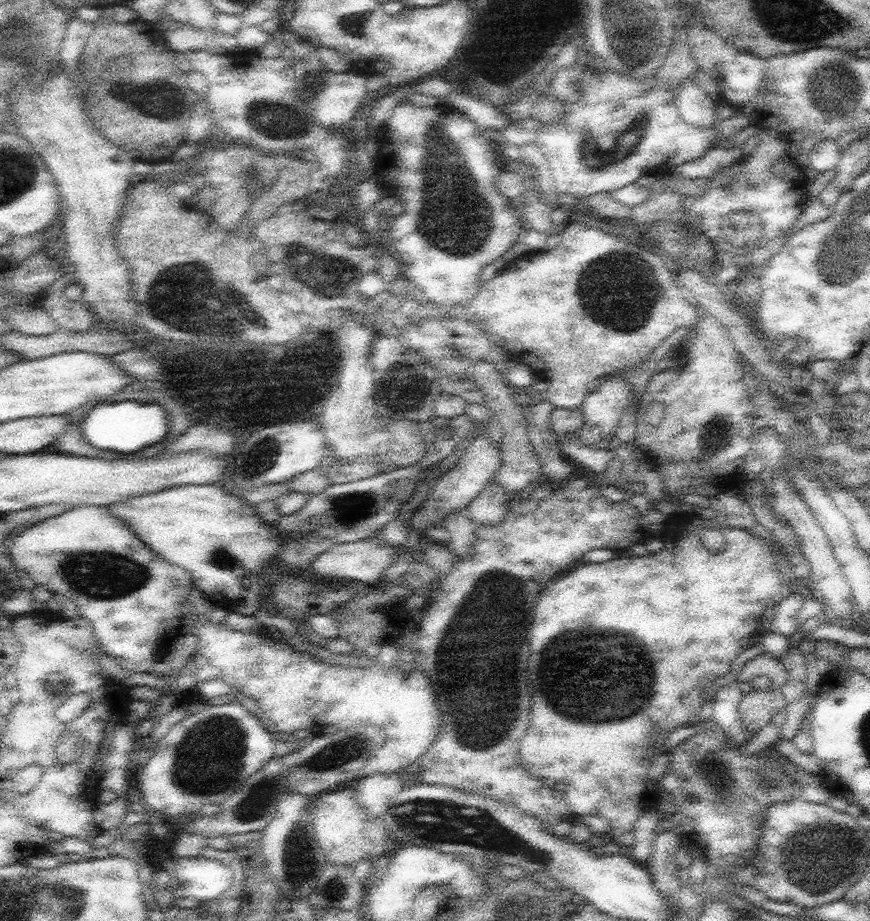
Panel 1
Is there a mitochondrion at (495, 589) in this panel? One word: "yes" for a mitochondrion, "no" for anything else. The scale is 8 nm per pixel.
yes

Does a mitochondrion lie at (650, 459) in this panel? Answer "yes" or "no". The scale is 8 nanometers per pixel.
no

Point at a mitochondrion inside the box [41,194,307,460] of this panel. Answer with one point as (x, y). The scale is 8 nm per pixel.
(188, 300)

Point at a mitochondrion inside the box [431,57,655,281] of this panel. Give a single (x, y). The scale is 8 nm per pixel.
(581, 85)

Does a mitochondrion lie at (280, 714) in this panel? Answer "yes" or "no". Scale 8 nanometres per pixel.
no

